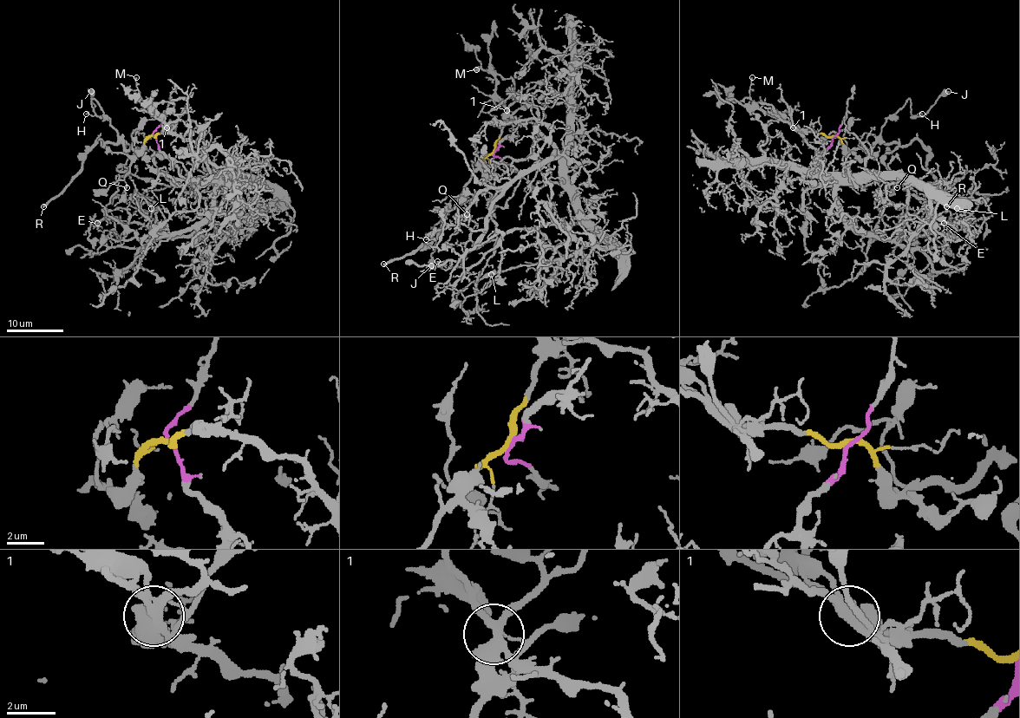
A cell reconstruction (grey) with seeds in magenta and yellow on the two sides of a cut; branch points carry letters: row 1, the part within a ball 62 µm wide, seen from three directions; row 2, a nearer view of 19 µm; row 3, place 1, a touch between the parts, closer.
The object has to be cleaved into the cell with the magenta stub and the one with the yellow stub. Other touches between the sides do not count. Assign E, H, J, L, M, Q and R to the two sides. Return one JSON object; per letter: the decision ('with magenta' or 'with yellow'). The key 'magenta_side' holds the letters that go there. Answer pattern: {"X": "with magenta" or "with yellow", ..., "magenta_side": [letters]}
{"E": "with magenta", "H": "with yellow", "J": "with yellow", "L": "with magenta", "M": "with yellow", "Q": "with yellow", "R": "with yellow", "magenta_side": ["E", "L"]}

